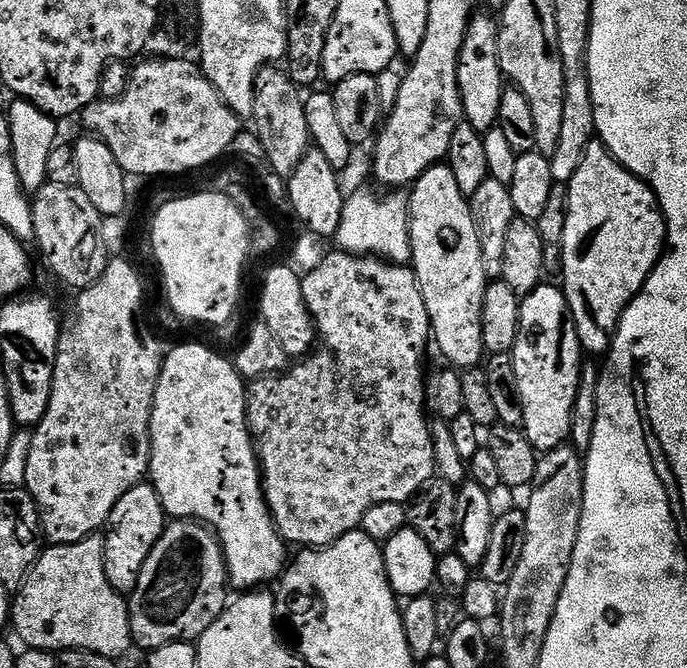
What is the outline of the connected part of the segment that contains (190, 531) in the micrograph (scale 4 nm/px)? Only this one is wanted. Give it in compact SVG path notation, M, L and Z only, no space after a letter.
M169 519L158 542L154 542L150 554L146 554L146 562L142 562L142 570L138 570L138 582L134 582L134 590L127 597L132 644L141 650L147 650L175 640L195 641L196 637L202 634L202 630L206 630L206 626L210 626L210 622L214 622L214 618L218 618L218 614L224 611L224 588L228 587L224 555L220 552L216 533L198 520Z

